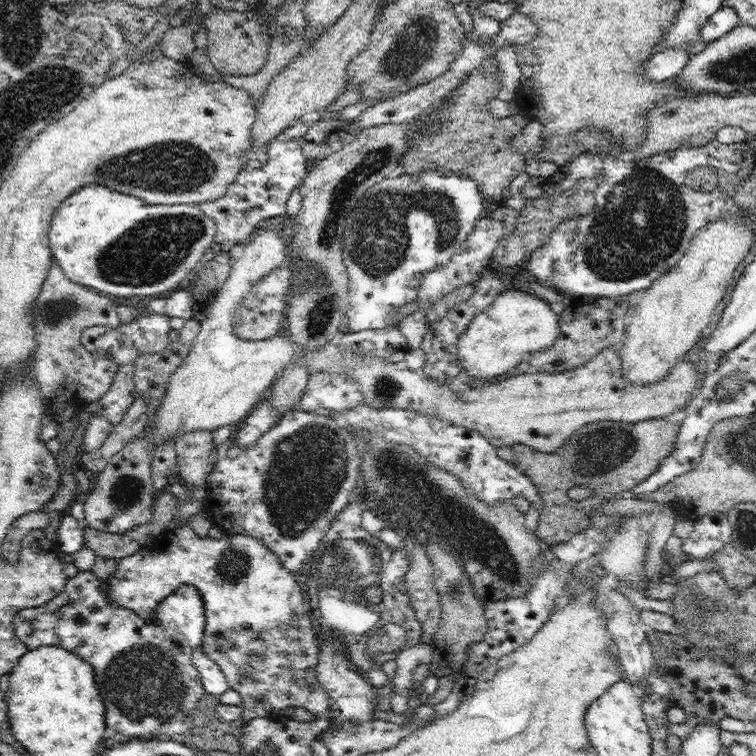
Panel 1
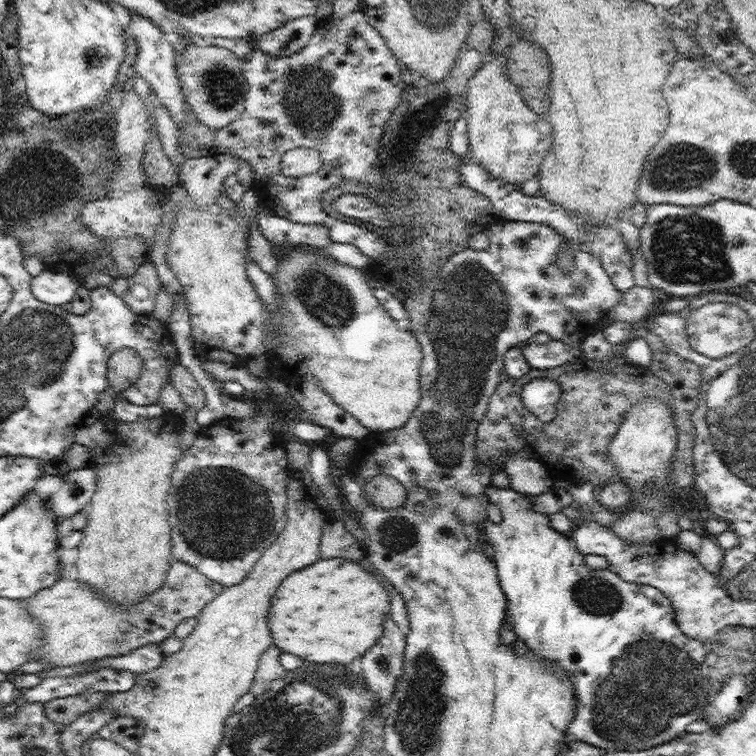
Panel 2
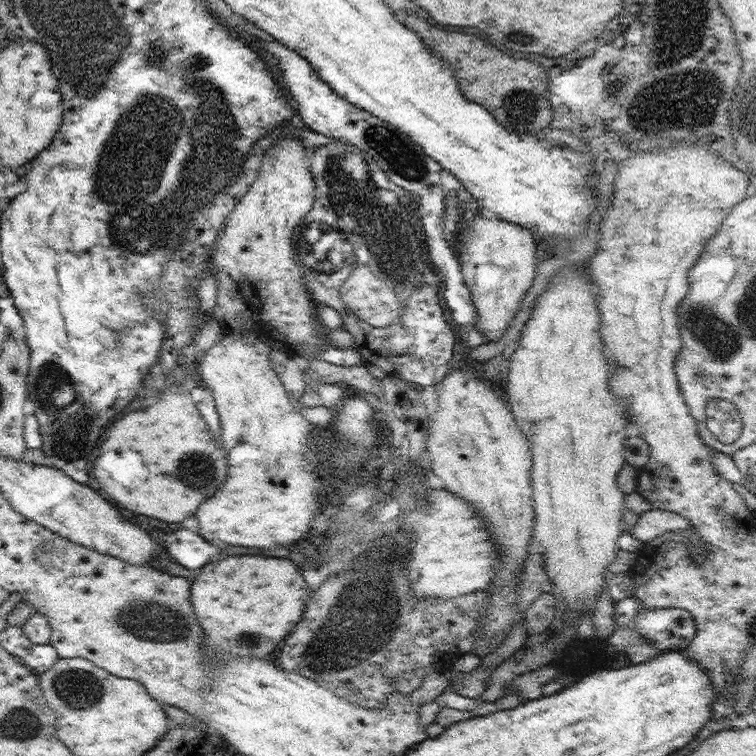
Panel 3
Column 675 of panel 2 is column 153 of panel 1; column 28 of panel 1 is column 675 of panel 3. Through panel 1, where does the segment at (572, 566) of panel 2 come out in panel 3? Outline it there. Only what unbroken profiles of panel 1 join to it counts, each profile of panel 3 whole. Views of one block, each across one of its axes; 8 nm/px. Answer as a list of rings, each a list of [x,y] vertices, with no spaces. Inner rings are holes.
[[[634,596],[626,597],[615,604],[615,619],[619,626],[633,626],[640,634],[651,642],[657,650],[681,650],[686,648],[692,639],[696,638],[696,623],[692,614],[681,608],[645,609],[643,602]]]

